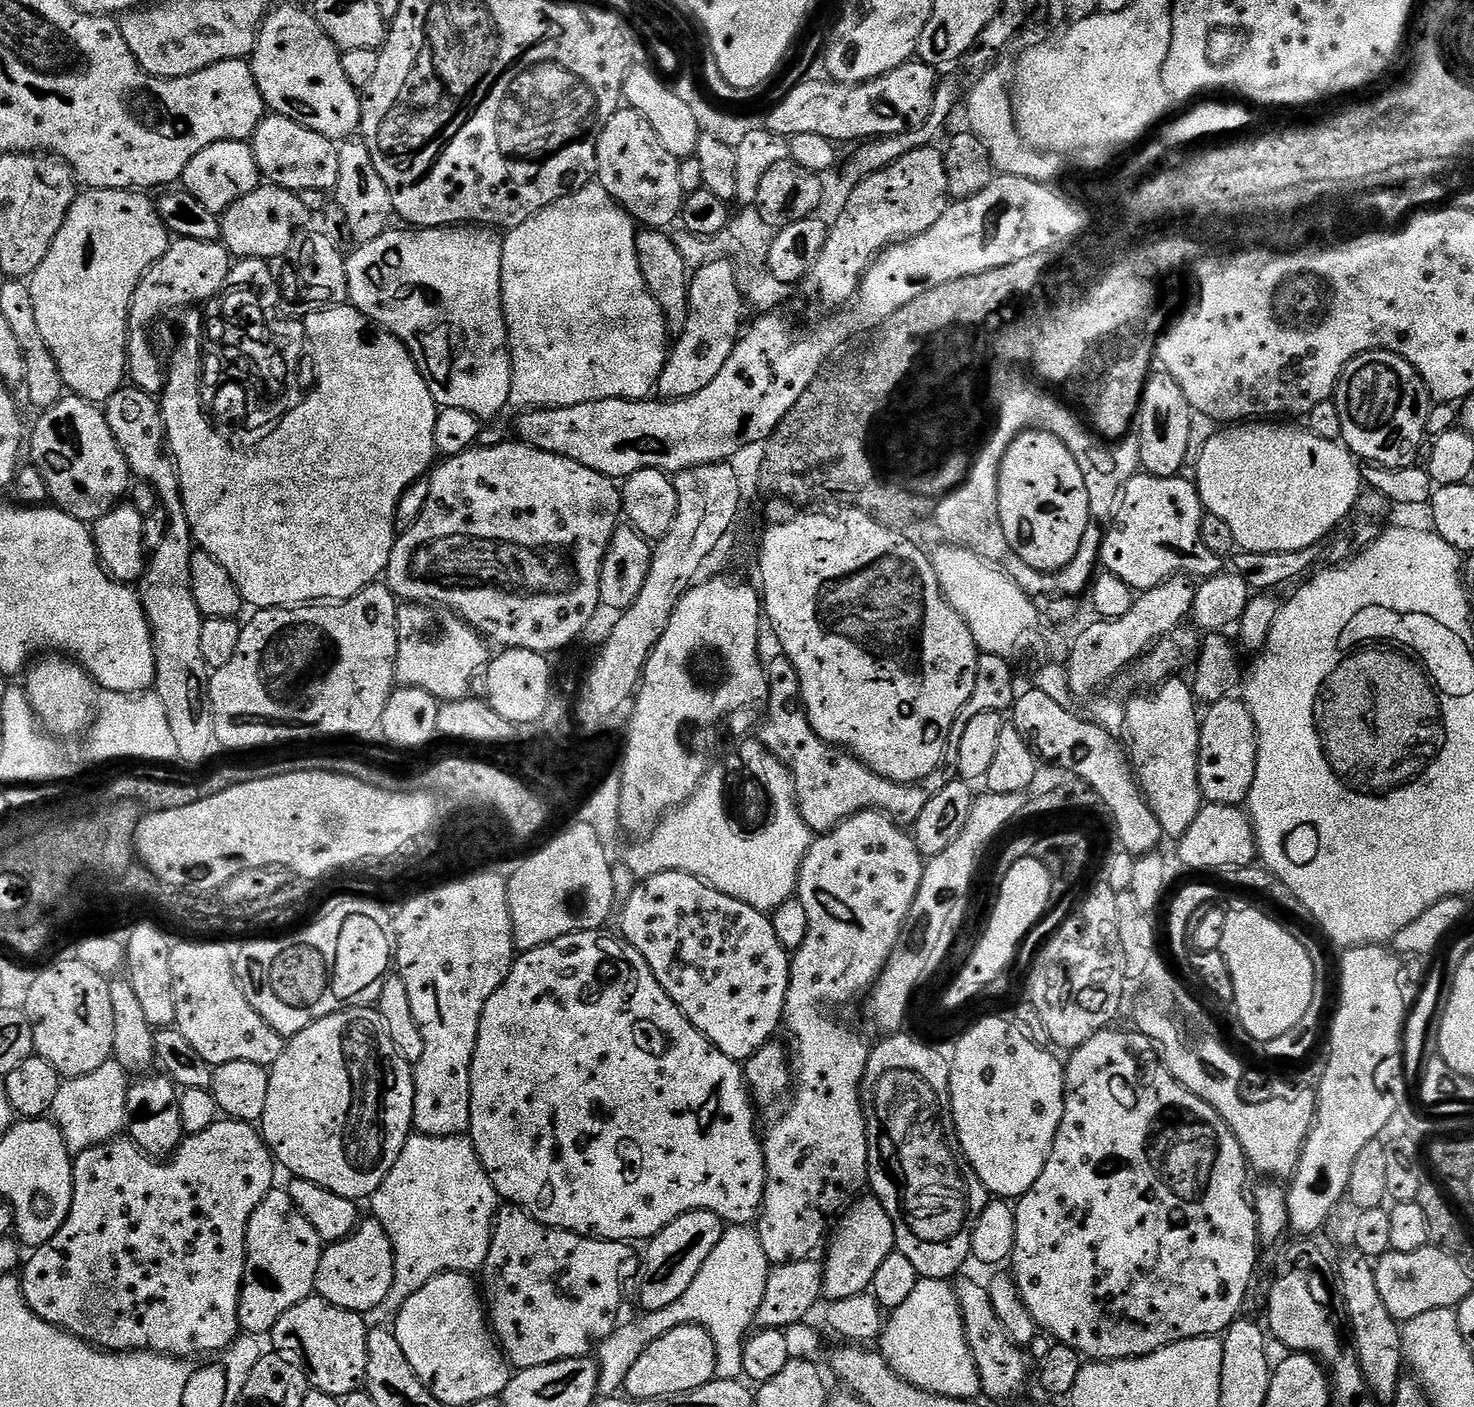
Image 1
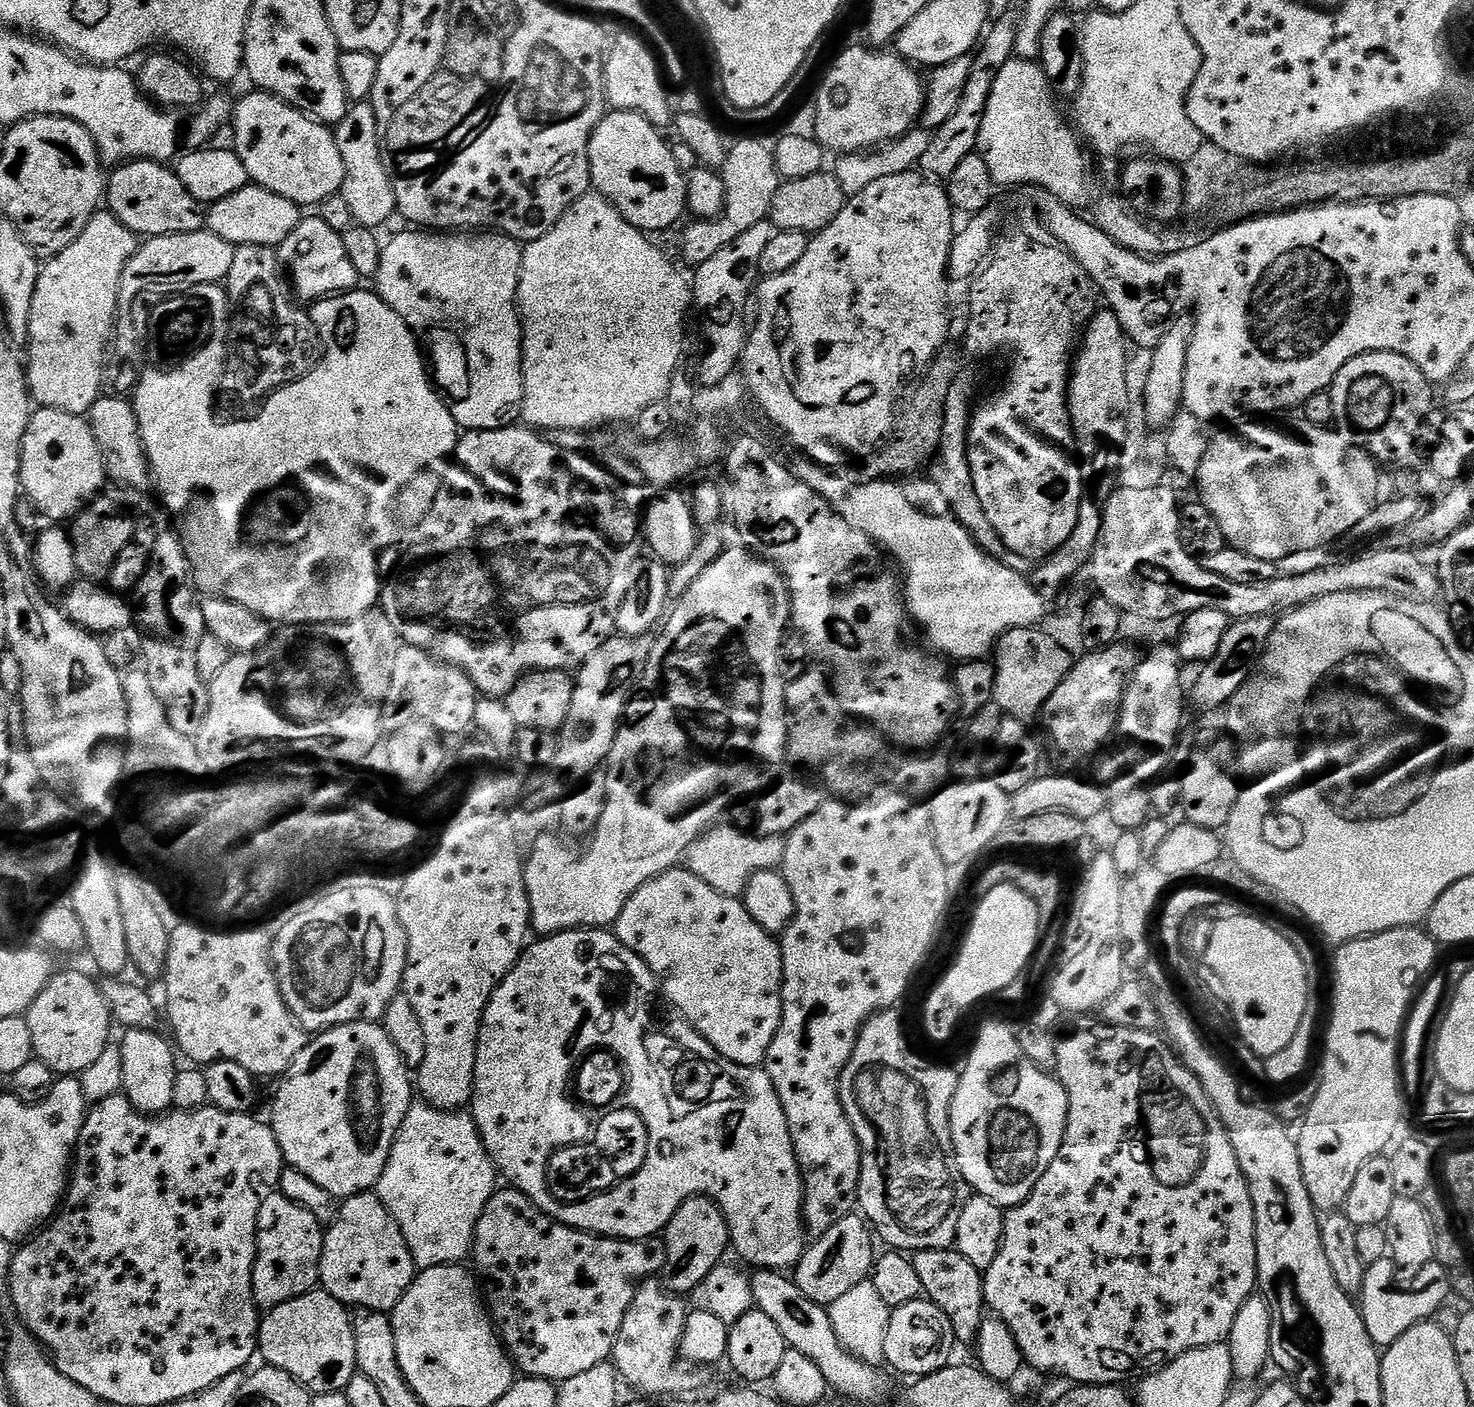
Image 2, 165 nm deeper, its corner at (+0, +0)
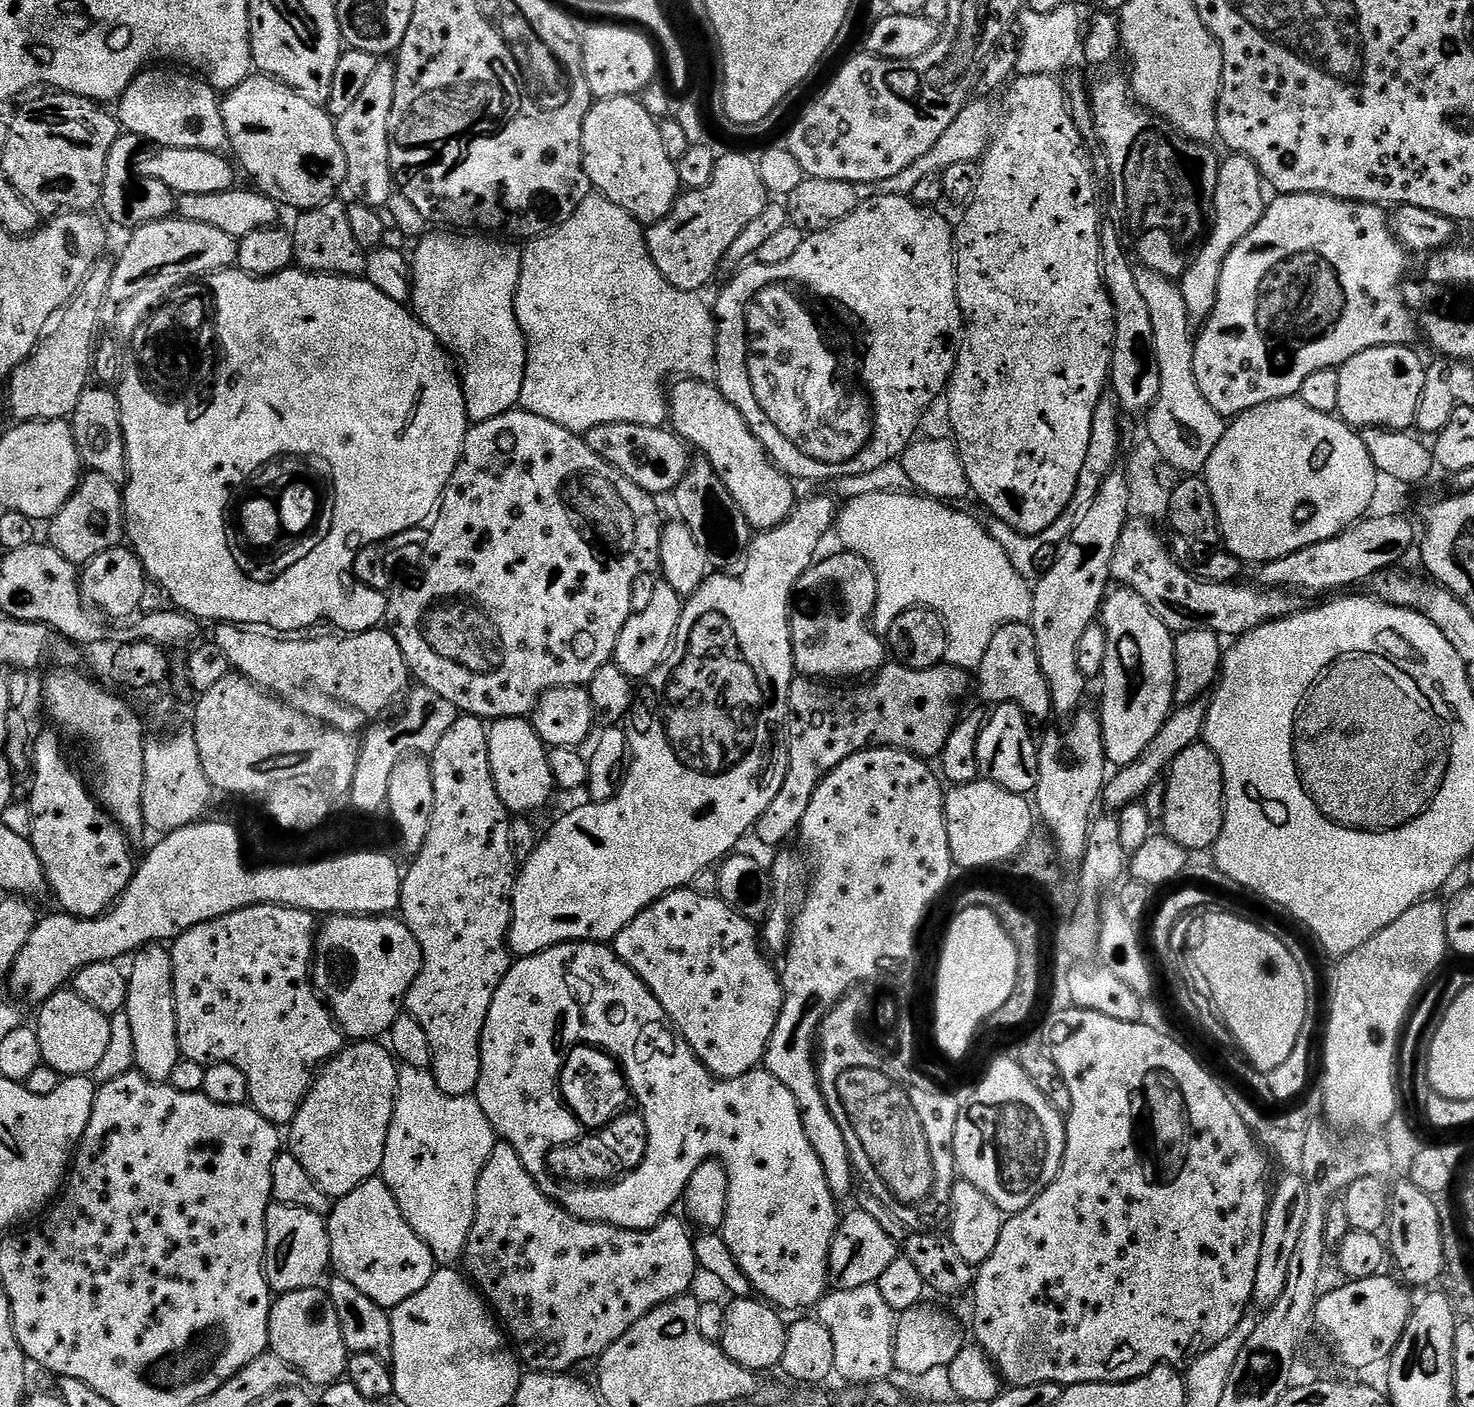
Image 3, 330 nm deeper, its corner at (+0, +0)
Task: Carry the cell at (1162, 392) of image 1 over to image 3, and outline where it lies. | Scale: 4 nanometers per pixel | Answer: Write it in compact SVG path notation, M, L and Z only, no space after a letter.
M1228 154L1225 157L1210 192L1210 227L1199 245L1200 253L1196 257L1194 255L1191 257L1188 271L1184 273L1179 283L1182 299L1186 301L1188 319L1196 326L1203 325L1214 310L1224 260L1230 258L1233 246L1242 242L1242 238L1246 238L1246 234L1250 234L1250 230L1258 226L1266 207L1266 199L1264 200L1266 185L1254 162L1250 162L1250 158L1235 154Z

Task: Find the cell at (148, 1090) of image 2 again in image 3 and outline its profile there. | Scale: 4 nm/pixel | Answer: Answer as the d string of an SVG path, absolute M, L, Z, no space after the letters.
M153 942L131 957L132 969L127 969L128 997L124 1003L124 1011L128 1014L130 1022L130 1034L134 1034L134 1058L136 1059L135 1071L141 1072L147 1080L155 1084L163 1084L171 1081L174 1074L174 1066L182 1059L178 1046L178 1034L176 1033L176 1007L174 1006L174 986L172 975L172 953L163 943Z

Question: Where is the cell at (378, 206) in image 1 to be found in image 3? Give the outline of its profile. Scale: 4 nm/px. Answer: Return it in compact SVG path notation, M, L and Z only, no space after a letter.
M377 59L372 77L360 96L350 105L350 110L335 121L342 154L346 154L346 188L353 192L355 203L380 210L394 195L394 177L390 162L390 114L394 106L396 66L391 59Z

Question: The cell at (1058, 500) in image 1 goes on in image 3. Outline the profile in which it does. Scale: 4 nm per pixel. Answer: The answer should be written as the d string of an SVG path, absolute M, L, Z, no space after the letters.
M1017 75L1015 79L1007 85L1003 96L1005 116L1004 121L1000 124L1000 133L998 133L997 136L995 133L995 135L991 137L988 151L984 153L982 159L979 161L980 177L978 178L978 186L974 190L972 199L968 201L966 207L963 209L963 212L965 212L964 217L960 220L960 225L957 223L954 228L954 247L956 250L956 301L960 304L960 311L964 313L964 331L956 353L956 368L952 372L952 379L949 380L946 389L946 400L948 396L948 420L952 423L953 434L956 435L952 436L954 437L956 451L959 452L961 458L961 464L965 468L971 495L976 495L977 498L992 511L991 515L997 520L1006 522L1006 526L1010 526L1013 532L1020 532L1023 536L1030 537L1042 534L1042 530L1054 526L1054 522L1058 522L1058 518L1066 510L1068 503L1076 496L1078 476L1082 471L1082 466L1086 462L1087 451L1090 450L1095 408L1098 406L1101 397L1105 395L1106 385L1110 380L1112 370L1112 339L1116 336L1116 319L1114 318L1114 310L1112 309L1112 299L1108 297L1108 290L1104 286L1104 275L1100 269L1100 229L1102 227L1102 219L1100 220L1100 208L1096 205L1096 184L1092 181L1092 156L1088 153L1087 146L1084 145L1087 144L1086 137L1074 126L1074 118L1068 109L1068 95L1064 93L1063 83L1061 83L1055 75Z

